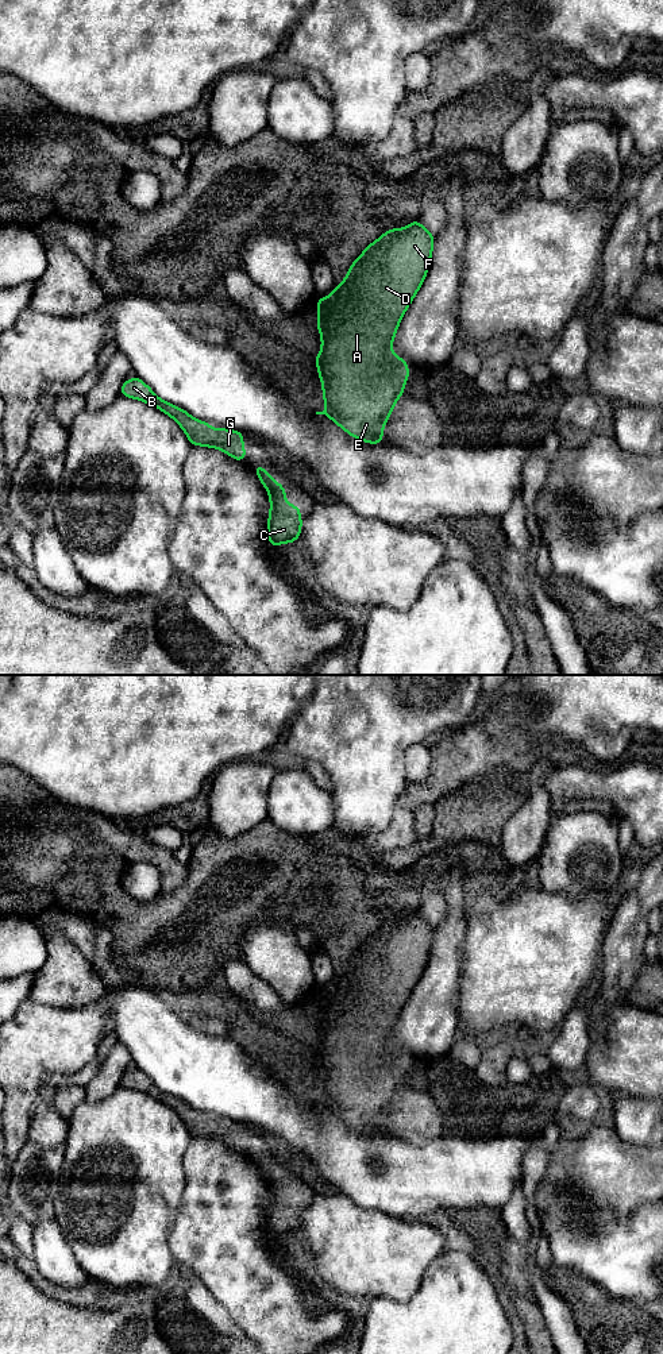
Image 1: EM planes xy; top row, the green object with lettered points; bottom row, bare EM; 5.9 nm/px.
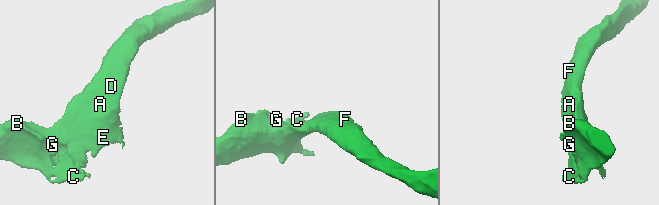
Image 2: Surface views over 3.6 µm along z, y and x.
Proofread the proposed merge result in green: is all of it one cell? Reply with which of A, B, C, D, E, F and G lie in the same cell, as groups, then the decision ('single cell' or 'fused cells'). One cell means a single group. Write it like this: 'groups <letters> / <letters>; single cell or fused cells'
groups A B C D E F G; single cell

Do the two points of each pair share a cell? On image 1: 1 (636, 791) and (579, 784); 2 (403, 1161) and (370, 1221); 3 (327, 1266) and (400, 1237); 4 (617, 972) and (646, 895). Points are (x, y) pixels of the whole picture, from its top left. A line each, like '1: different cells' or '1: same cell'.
1: same cell
2: different cells
3: same cell
4: same cell

